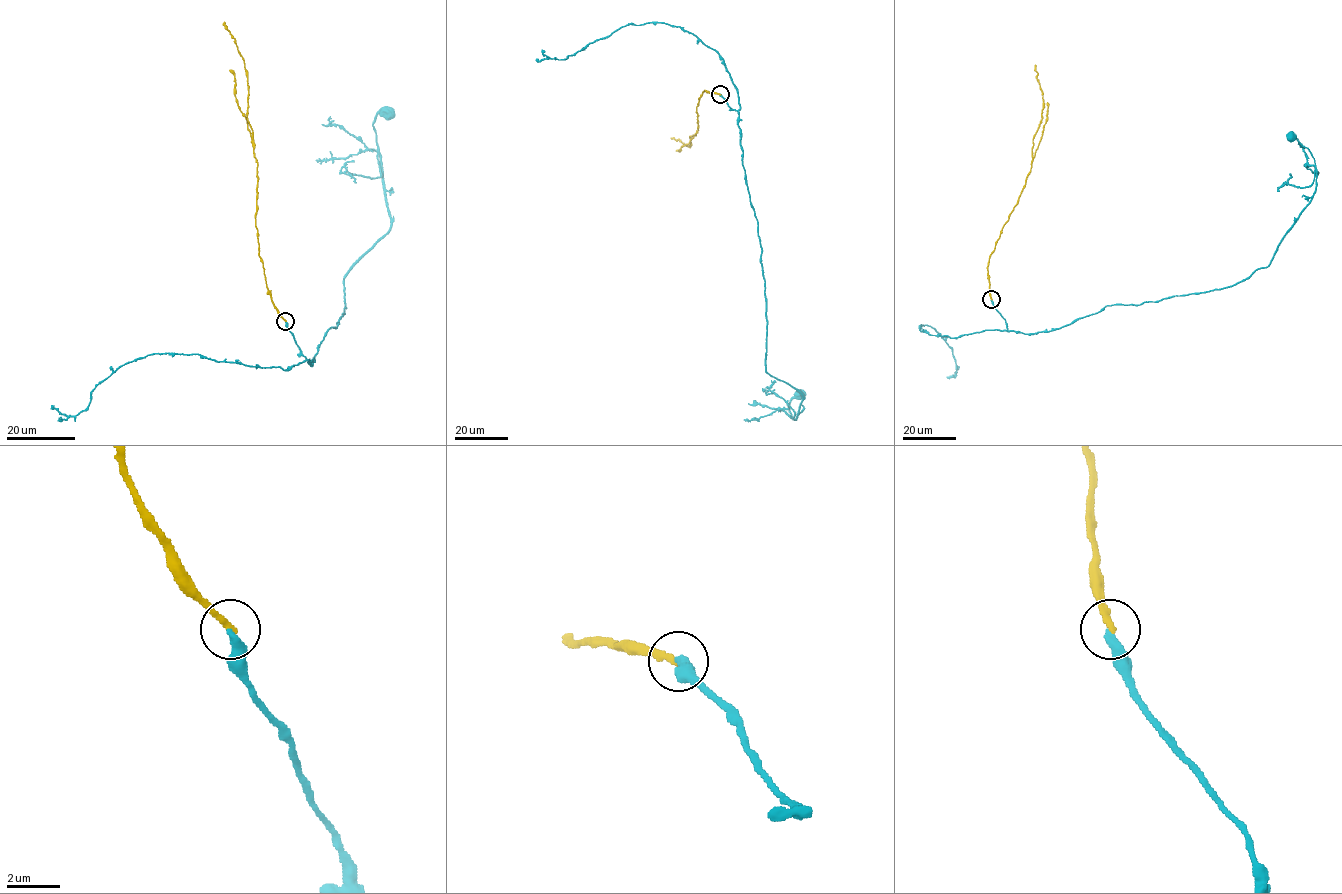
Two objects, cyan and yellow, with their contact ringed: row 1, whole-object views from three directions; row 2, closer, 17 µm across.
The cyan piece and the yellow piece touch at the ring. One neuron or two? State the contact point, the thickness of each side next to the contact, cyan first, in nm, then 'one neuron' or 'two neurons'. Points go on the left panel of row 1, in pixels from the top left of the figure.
at (285, 321); 360 nm thick on the cyan side, 240 nm on the other; two neurons

